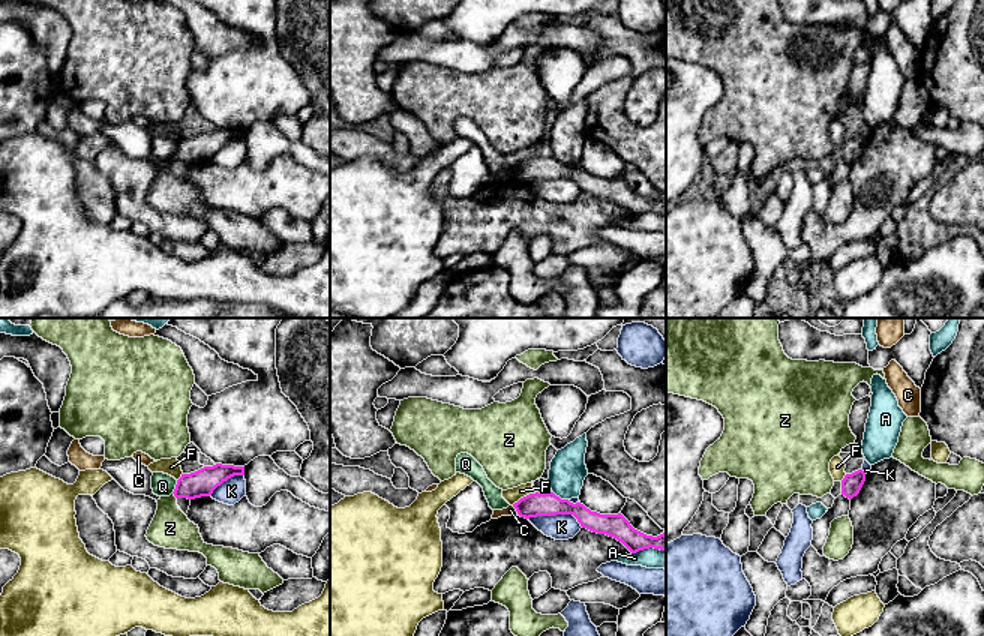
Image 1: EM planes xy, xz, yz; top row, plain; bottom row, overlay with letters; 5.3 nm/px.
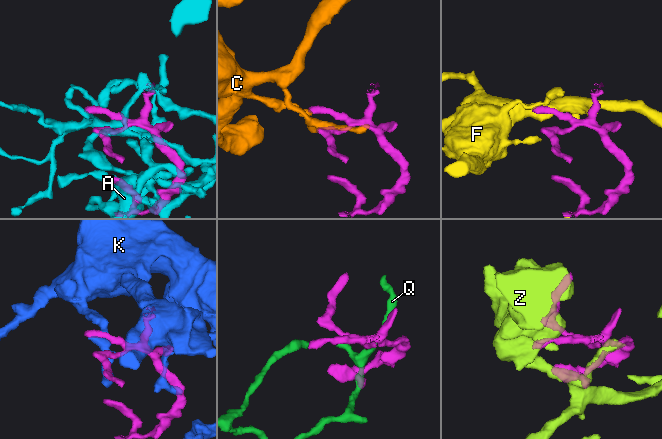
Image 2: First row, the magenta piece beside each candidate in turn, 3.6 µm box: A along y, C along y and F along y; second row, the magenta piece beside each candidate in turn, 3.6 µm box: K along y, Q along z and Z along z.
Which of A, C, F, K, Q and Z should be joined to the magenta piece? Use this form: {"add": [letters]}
{"add": []}

